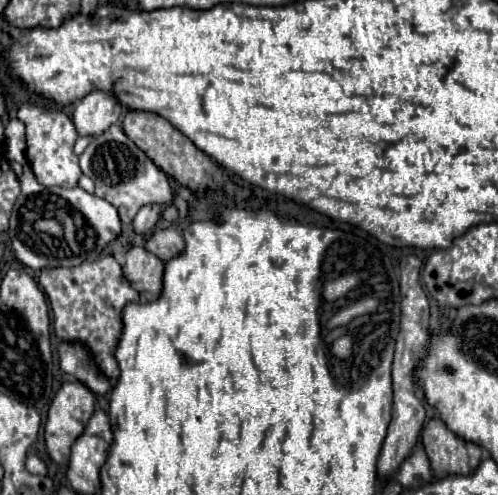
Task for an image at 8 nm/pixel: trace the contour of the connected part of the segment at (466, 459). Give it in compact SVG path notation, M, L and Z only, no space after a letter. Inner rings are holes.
M438 417L430 419L424 425L422 443L432 463L434 477L452 475L452 473L468 475L468 471L472 471L472 467L476 467L482 459L480 445L460 439ZM436 463L440 465L436 467Z

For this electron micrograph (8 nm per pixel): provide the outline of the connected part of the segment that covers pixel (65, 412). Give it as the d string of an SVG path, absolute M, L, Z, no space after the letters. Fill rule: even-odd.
M74 381L74 383L64 383L64 387L58 389L58 393L54 395L50 409L48 409L48 419L44 425L44 441L46 441L46 451L50 455L50 459L58 465L68 463L70 457L70 445L82 435L88 419L92 417L92 411L96 409L96 399L92 395L92 391Z

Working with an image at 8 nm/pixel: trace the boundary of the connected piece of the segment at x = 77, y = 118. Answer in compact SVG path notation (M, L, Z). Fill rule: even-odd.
M94 89L76 103L72 121L80 135L102 135L114 125L124 111L124 105L110 91Z

